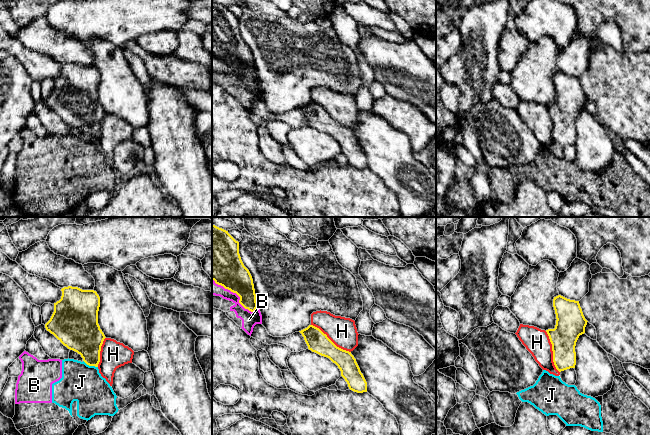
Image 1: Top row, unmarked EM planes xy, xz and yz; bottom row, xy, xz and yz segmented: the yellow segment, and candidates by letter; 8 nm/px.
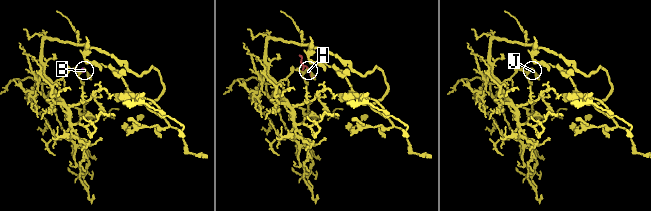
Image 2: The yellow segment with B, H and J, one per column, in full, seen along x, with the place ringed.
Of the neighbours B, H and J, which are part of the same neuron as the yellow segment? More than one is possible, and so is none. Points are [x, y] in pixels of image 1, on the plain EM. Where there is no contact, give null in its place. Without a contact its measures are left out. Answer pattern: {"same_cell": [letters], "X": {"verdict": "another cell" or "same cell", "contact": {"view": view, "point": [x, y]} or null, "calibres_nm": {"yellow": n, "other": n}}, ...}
{"same_cell": [], "B": {"verdict": "another cell", "contact": {"view": "xz", "point": [237, 70]}, "calibres_nm": {"yellow": 280, "other": 130}}, "H": {"verdict": "another cell", "contact": {"view": "yz", "point": [553, 128]}, "calibres_nm": {"yellow": 220, "other": 200}}, "J": {"verdict": "another cell", "contact": {"view": "xy", "point": [90, 141]}, "calibres_nm": {"yellow": 300, "other": 300}}}

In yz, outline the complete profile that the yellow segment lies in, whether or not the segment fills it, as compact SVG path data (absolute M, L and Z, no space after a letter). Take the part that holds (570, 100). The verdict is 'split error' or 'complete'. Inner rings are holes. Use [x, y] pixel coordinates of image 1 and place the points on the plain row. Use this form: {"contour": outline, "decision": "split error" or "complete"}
{"contour": "M561 71L554 73L553 83L556 90L554 105L546 106L552 120L553 138L561 148L575 144L575 122L580 111L585 109L585 95L579 77L567 75Z", "decision": "complete"}

